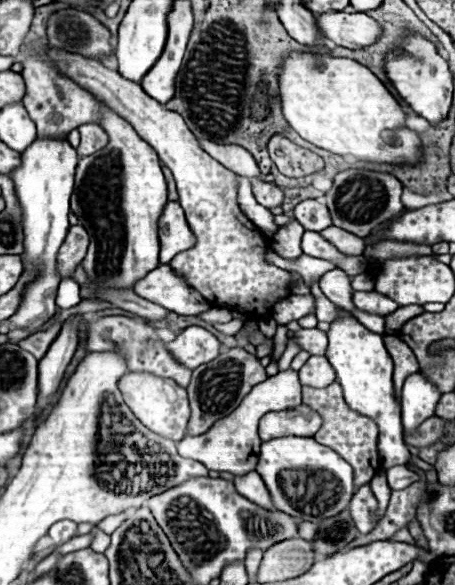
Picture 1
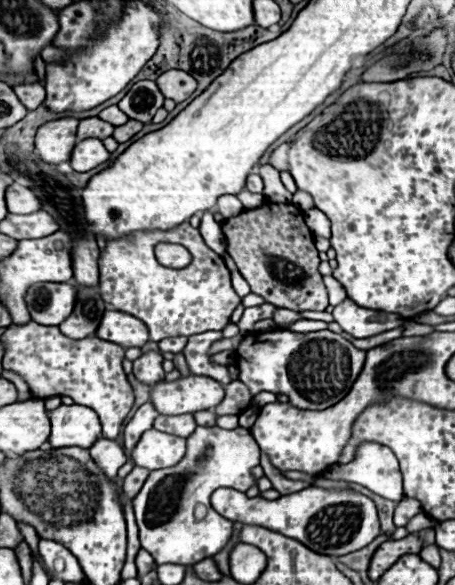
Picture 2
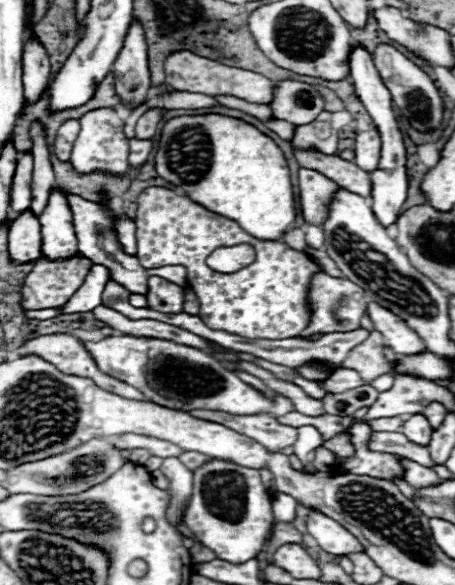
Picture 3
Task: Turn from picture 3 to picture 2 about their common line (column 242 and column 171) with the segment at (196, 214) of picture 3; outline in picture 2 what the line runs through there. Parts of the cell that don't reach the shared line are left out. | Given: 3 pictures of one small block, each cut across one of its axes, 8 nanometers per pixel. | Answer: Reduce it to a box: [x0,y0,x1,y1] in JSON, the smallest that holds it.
[100,222,240,342]

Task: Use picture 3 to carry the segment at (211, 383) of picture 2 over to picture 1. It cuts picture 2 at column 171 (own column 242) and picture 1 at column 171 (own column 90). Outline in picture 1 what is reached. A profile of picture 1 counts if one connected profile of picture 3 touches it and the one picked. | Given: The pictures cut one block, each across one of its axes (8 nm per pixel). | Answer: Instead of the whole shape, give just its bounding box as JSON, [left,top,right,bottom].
[166,326,220,370]

